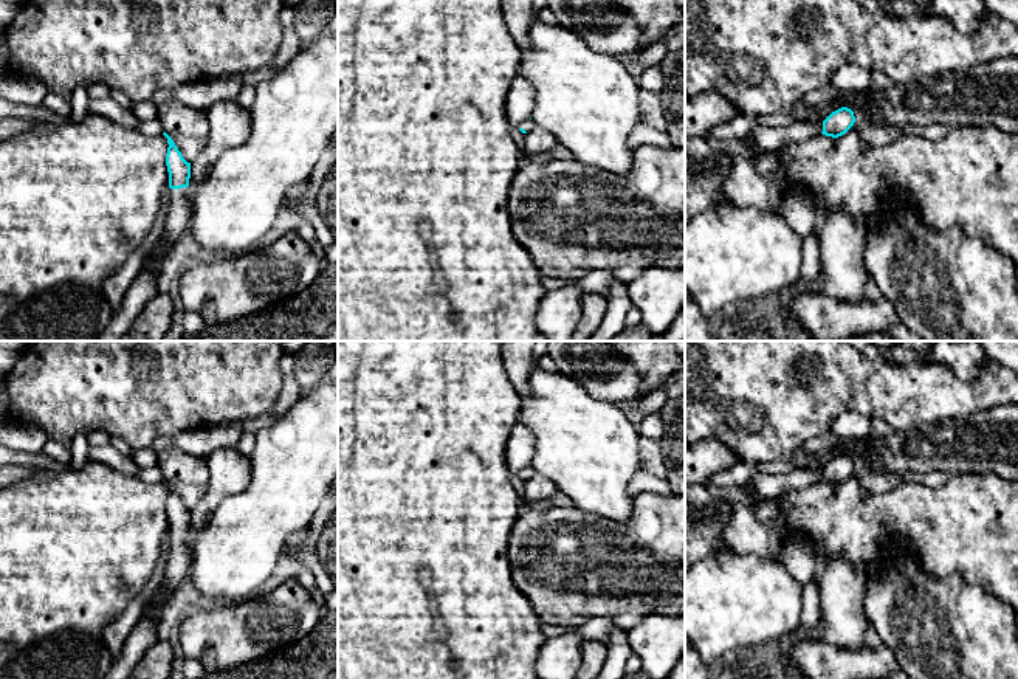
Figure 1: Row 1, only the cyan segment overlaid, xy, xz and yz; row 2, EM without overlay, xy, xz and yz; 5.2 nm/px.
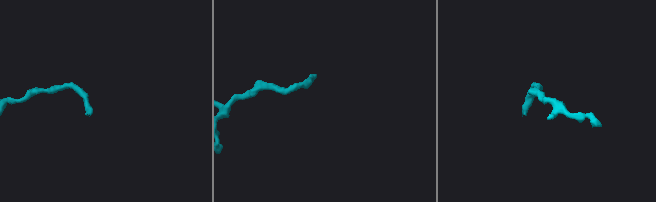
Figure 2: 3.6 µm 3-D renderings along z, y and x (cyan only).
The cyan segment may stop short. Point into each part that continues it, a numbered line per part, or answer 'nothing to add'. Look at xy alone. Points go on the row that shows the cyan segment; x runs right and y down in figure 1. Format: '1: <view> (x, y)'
1: xy (143, 289)

